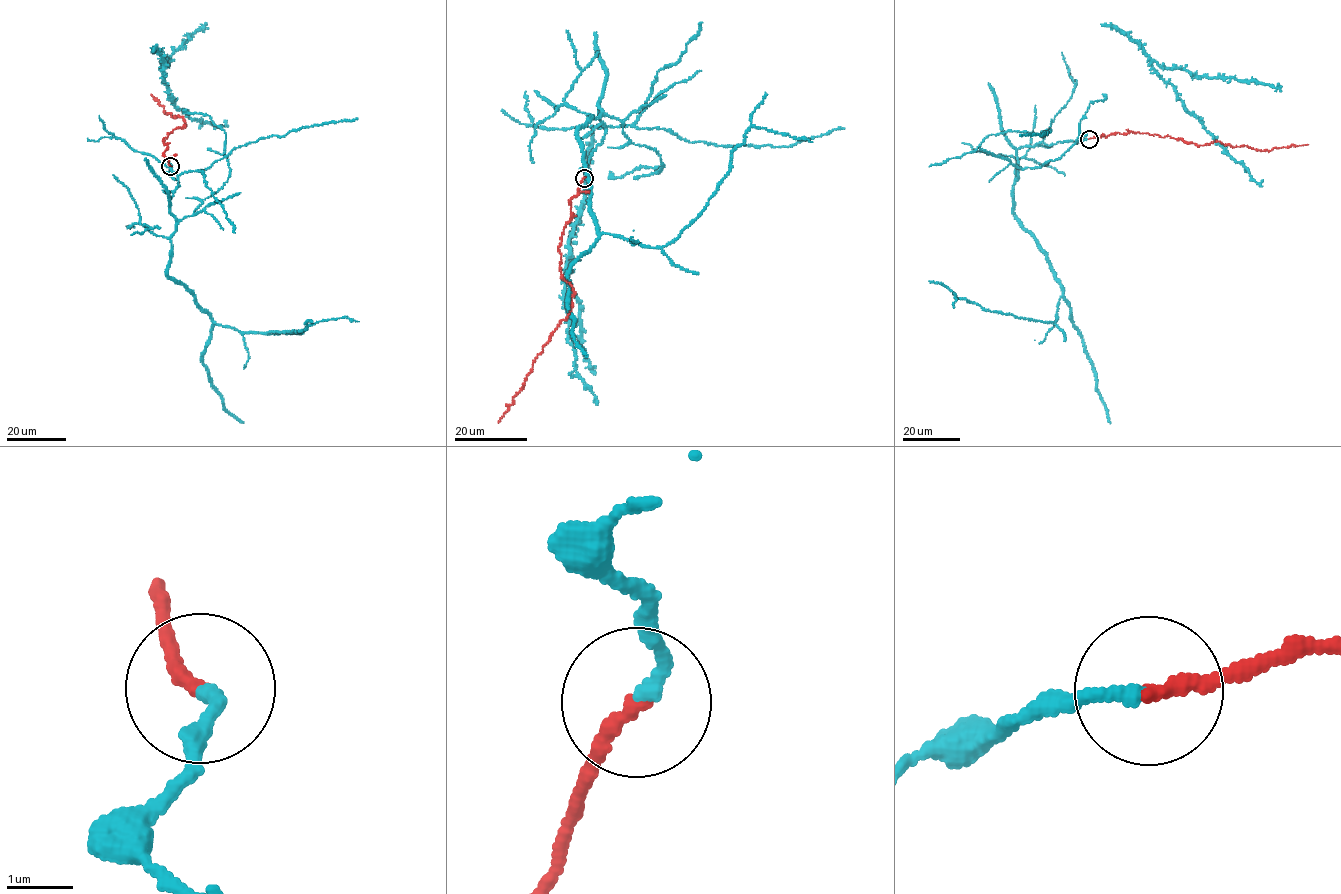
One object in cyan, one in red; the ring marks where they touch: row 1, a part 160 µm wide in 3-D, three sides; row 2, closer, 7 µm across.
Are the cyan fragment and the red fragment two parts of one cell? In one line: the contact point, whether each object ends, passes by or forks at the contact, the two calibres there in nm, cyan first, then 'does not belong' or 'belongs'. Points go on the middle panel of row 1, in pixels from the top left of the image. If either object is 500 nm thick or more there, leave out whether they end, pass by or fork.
place (584, 178); cyan ends; red ends; calibres 200 and 220 nm; belongs

